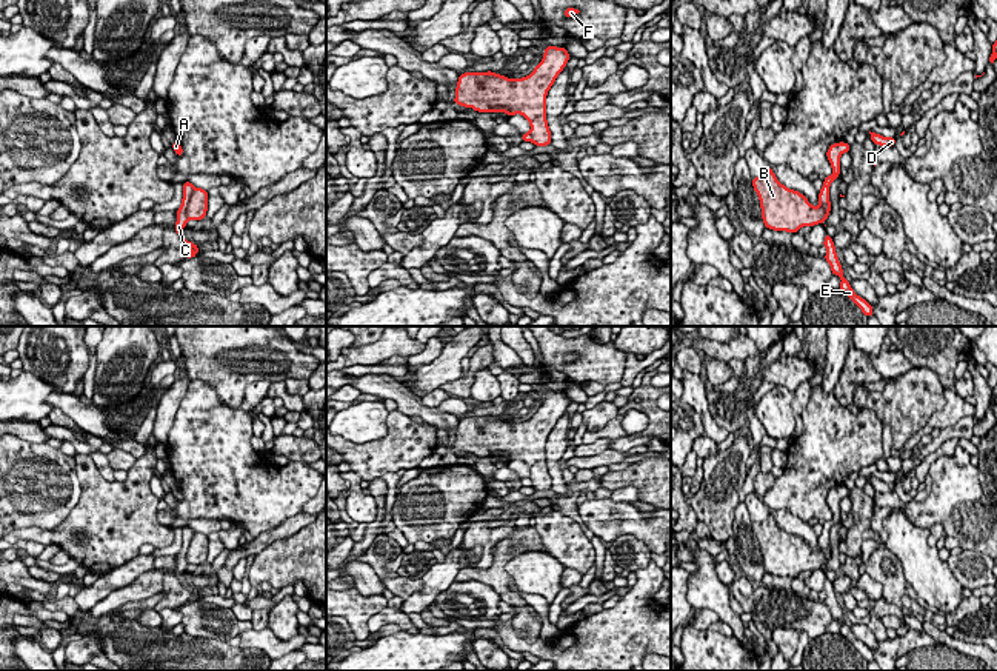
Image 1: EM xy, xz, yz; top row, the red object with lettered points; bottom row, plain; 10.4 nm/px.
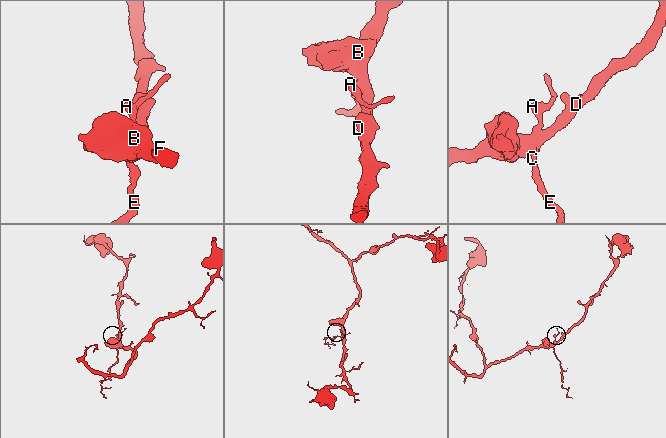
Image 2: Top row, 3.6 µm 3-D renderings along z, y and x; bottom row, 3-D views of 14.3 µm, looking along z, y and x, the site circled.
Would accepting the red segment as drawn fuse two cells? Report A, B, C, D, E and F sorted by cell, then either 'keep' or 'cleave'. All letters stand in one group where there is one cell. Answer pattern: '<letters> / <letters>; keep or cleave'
A C E / B D F; cleave

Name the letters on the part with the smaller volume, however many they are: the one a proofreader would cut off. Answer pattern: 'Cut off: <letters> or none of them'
Cut off: A, C, E

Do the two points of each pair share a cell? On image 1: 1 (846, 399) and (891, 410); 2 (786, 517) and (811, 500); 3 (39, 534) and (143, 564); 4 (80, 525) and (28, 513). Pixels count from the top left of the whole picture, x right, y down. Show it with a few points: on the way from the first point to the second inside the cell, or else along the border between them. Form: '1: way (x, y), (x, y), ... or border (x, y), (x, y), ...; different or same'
1: border (862, 382), (856, 388), (853, 403); different
2: border (771, 508), (786, 508), (806, 524); different
3: border (139, 553), (102, 574); different
4: border (80, 488), (77, 505), (46, 531); different

